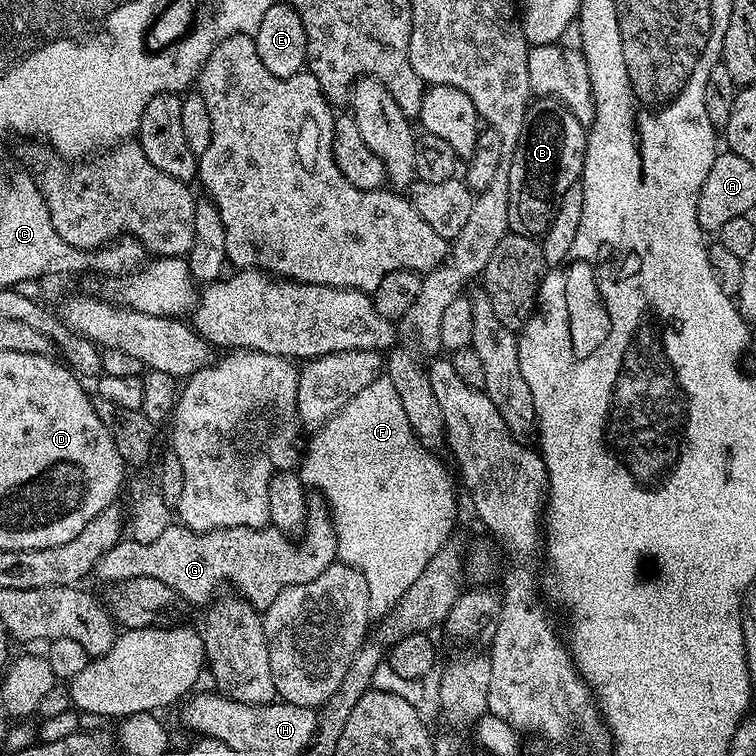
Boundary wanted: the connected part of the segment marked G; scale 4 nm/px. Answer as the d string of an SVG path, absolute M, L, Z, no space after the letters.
M314 506L307 509L307 520L304 522L304 527L302 529L302 536L304 536L304 541L300 544L300 549L292 548L292 544L287 540L285 533L281 531L279 527L268 526L263 530L259 528L216 528L213 532L193 532L192 529L184 527L183 524L179 522L172 522L169 527L163 531L159 538L155 539L154 542L138 542L133 538L121 539L119 544L115 544L103 558L100 559L96 564L95 575L97 577L101 576L104 580L116 580L112 582L123 582L125 580L132 580L137 576L138 578L158 578L158 582L166 582L166 586L170 586L172 590L180 597L180 595L194 603L194 604L204 604L207 605L212 599L212 594L215 592L219 584L224 584L229 580L234 587L239 588L237 590L241 597L247 600L249 603L253 604L254 607L260 612L266 612L269 607L272 608L280 594L287 591L289 588L299 589L301 586L308 586L312 580L318 578L326 569L331 566L331 564L337 563L338 553L336 551L336 526L332 522L332 518L327 507L321 506L321 508L314 508Z

